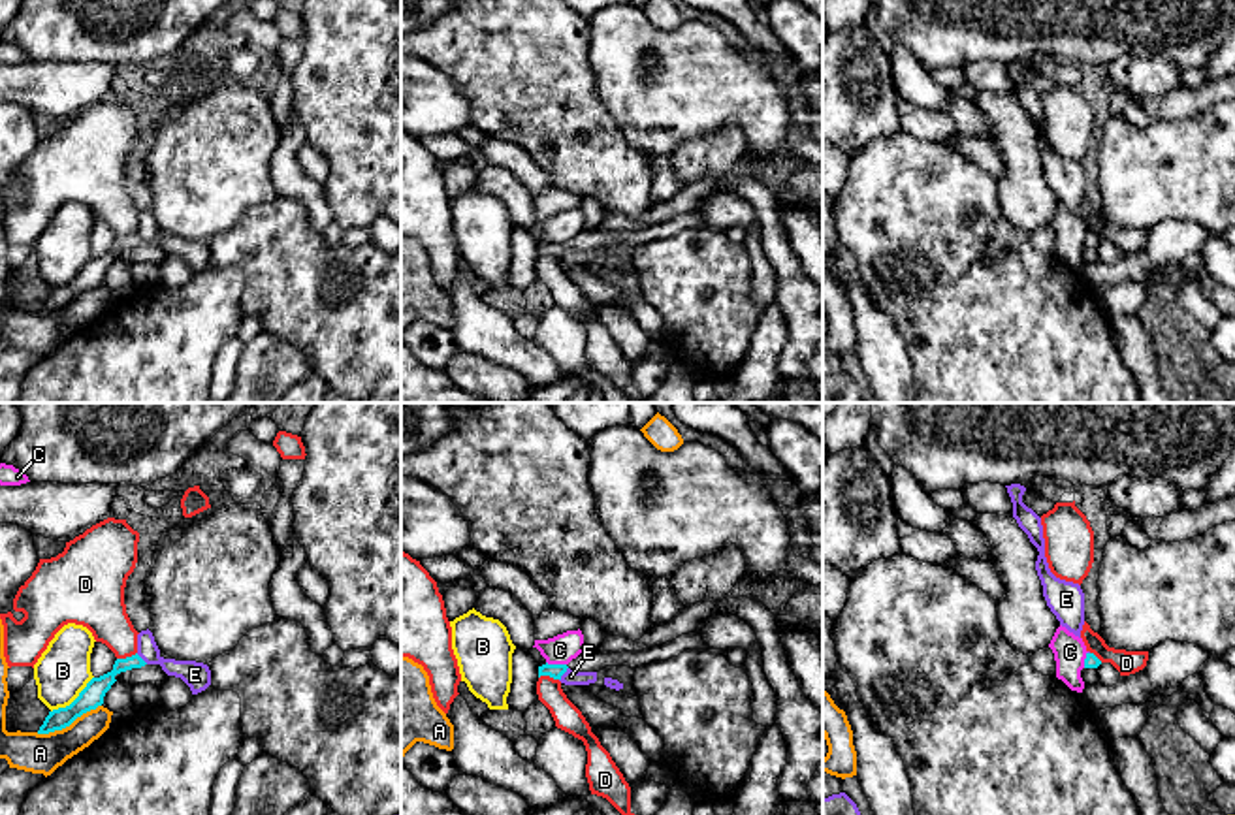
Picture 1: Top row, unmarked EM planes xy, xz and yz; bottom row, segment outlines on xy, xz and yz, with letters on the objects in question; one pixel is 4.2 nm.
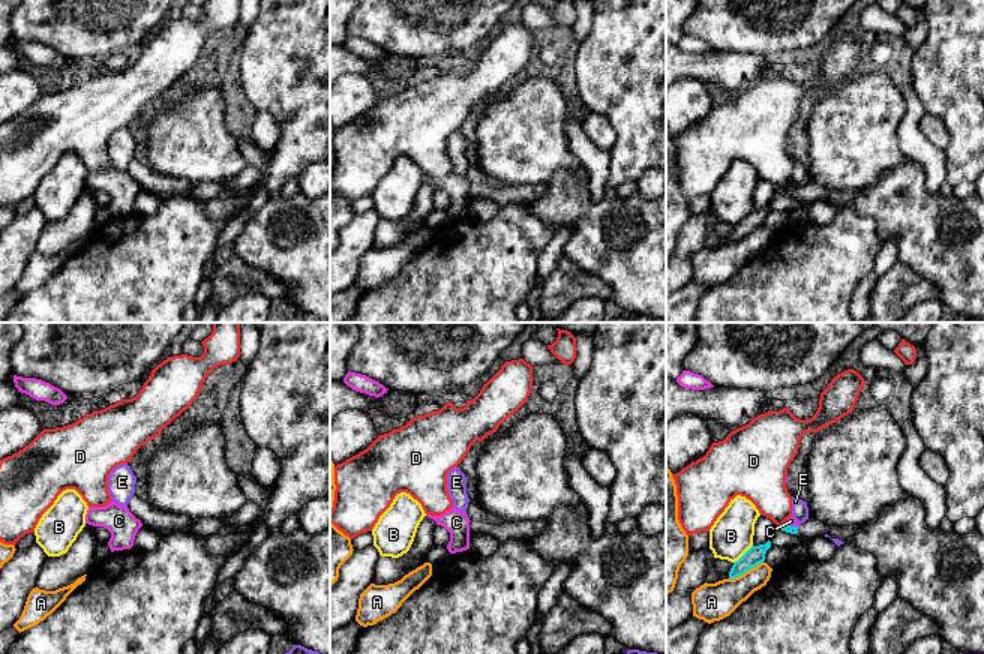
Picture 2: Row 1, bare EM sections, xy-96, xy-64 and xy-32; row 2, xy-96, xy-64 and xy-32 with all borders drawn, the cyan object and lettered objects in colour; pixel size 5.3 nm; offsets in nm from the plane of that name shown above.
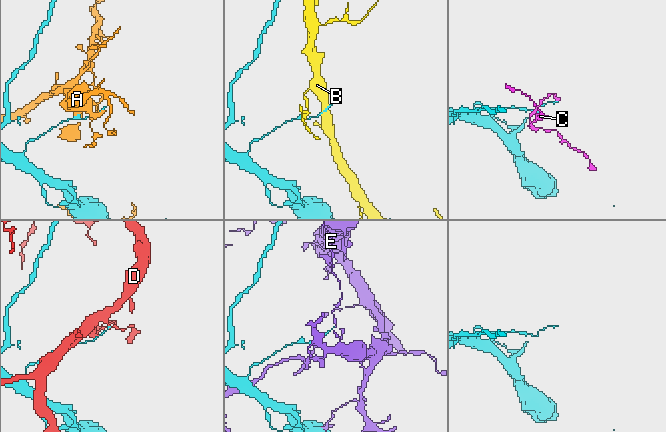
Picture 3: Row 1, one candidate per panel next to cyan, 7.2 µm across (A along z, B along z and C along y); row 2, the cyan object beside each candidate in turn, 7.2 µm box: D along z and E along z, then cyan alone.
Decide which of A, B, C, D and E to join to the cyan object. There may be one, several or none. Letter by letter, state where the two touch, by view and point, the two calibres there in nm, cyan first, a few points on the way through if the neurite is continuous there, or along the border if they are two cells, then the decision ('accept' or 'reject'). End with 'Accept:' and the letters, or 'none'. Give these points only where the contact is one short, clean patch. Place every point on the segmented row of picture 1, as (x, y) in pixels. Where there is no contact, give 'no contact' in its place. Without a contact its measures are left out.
A: contact xy (68, 725); calibres 100 and 180 nm; reject
B: contact xy (76, 699); calibres 100 and 240 nm; reject
C: contact xz (556, 665); calibres 60 and 130 nm; border xz (546, 661), (565, 665); reject
D: contact xy (127, 657); calibres 100 and 220 nm; reject
E: contact xz (563, 672); calibres 60 and 60 nm; reject
Accept: none

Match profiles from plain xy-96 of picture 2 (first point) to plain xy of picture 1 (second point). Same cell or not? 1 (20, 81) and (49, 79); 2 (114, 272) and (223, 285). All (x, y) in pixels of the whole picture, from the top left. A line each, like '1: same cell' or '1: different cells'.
1: different cells
2: same cell

